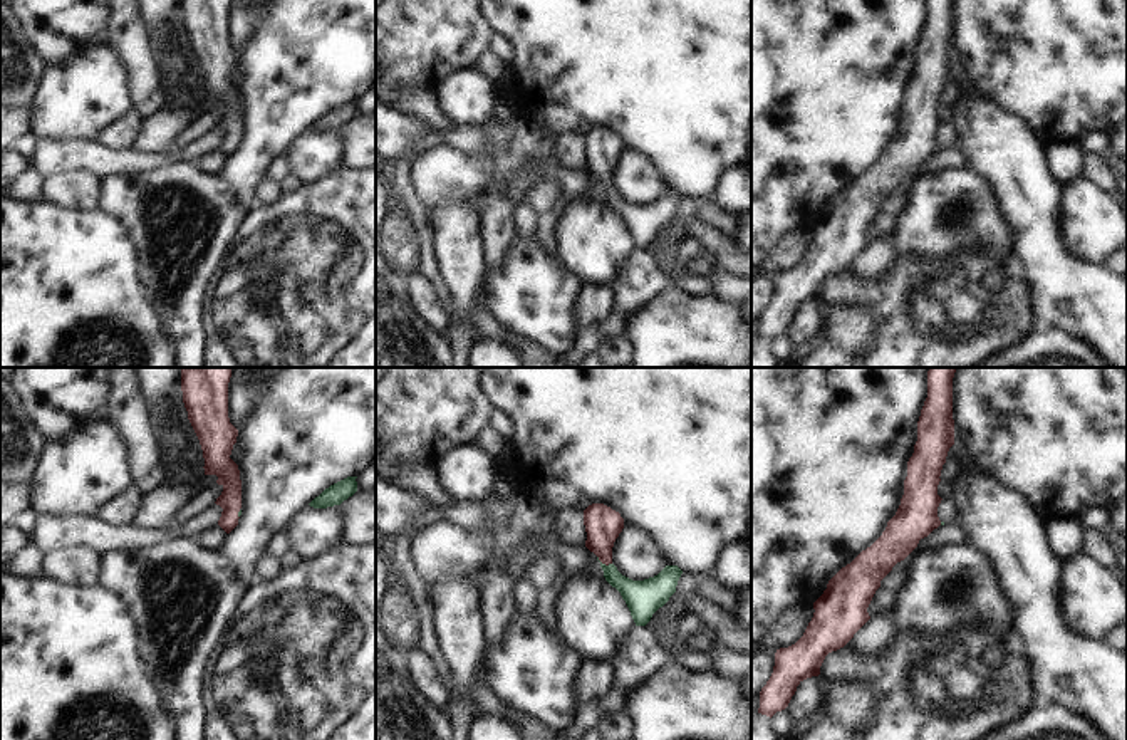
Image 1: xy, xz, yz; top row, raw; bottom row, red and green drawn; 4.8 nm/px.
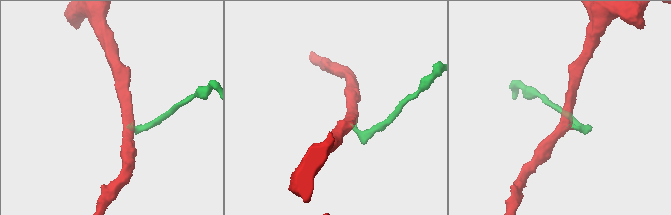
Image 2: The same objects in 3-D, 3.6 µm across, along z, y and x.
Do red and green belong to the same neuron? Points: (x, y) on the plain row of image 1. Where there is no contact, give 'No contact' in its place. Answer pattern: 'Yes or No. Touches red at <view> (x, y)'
Yes. Touches red at xz (604, 187).

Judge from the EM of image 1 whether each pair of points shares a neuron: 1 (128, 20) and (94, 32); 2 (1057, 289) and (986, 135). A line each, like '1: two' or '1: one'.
1: two
2: one

